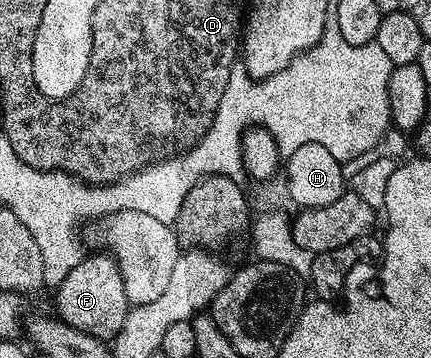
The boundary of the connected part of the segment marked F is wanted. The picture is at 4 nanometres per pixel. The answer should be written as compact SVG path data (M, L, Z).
M87 253L64 276L64 280L53 291L54 306L58 309L57 317L72 328L80 328L92 336L103 340L112 340L124 328L124 316L130 311L130 301L124 292L124 280L116 260L109 253Z

